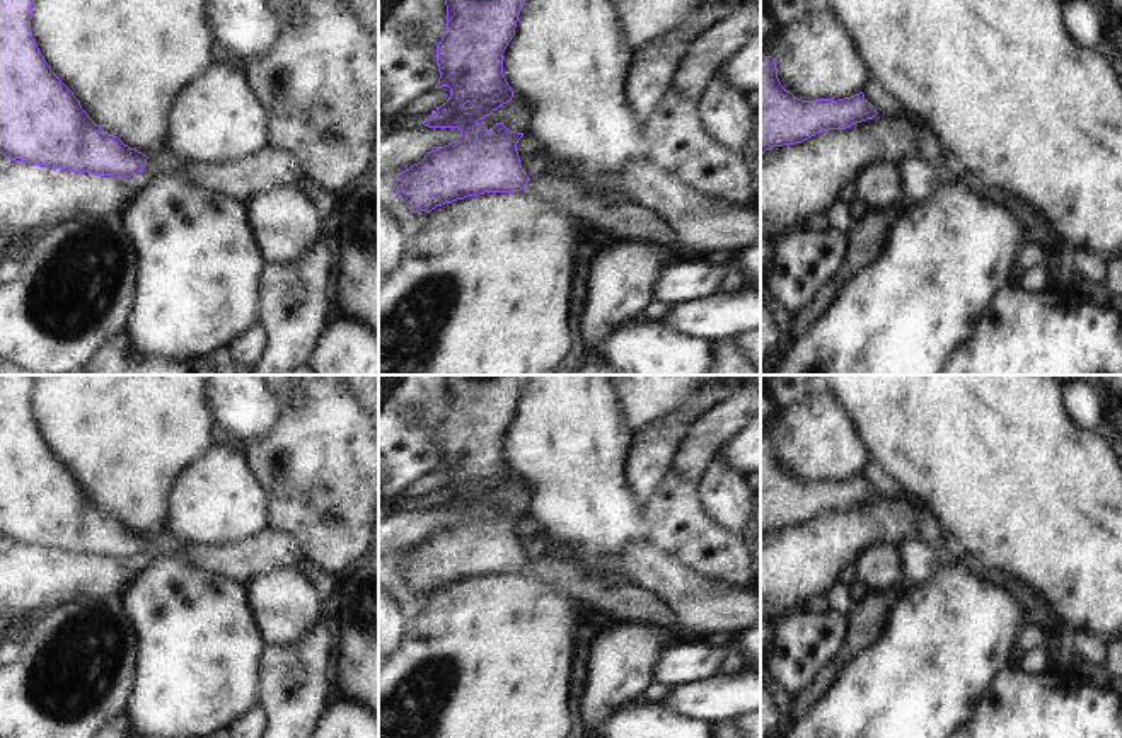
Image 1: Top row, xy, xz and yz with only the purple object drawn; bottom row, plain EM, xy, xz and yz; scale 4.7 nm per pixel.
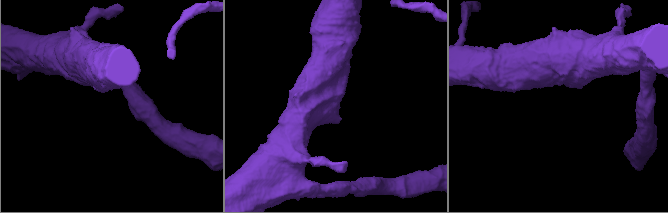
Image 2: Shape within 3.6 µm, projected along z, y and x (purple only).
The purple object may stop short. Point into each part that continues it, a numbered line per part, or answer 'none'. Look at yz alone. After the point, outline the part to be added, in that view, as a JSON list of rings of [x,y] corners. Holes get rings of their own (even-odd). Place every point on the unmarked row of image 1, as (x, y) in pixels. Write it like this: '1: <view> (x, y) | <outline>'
none

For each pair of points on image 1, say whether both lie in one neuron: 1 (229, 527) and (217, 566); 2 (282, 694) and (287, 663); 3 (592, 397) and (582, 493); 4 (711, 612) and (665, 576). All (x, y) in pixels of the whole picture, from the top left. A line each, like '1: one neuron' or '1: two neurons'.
1: two neurons
2: one neuron
3: one neuron
4: one neuron

